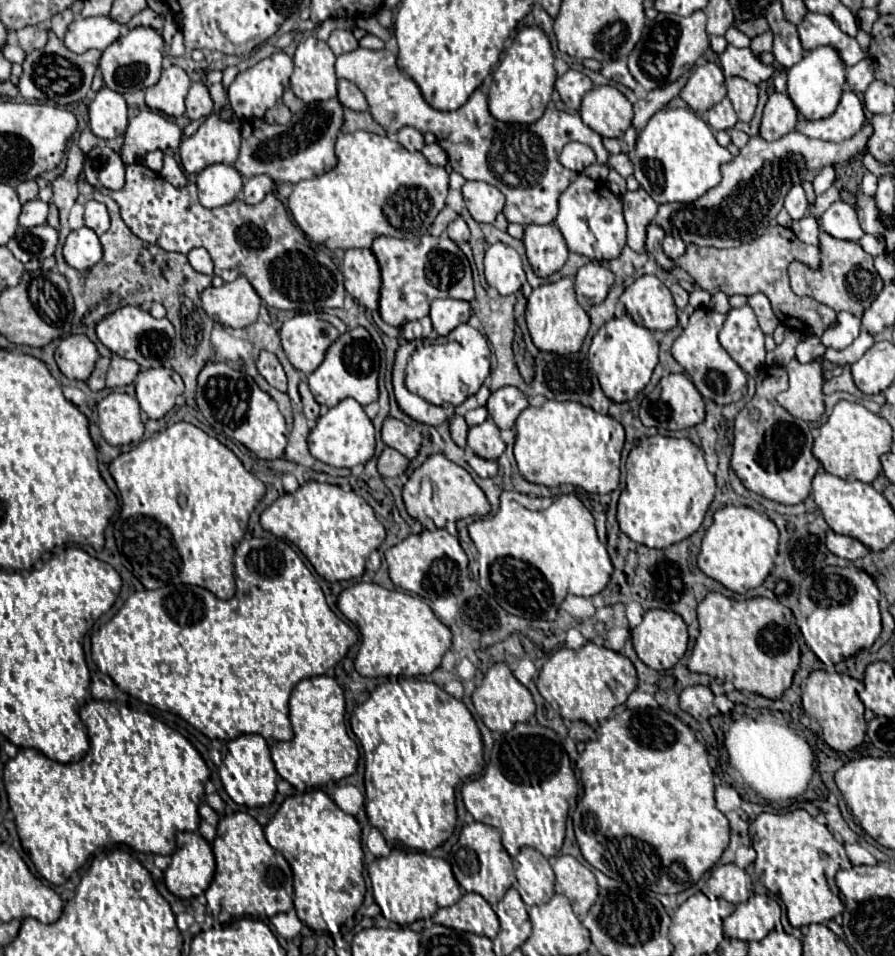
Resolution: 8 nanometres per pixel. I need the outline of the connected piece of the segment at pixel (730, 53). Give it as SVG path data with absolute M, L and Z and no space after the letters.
M731 43L723 53L719 53L719 63L725 75L737 75L751 83L761 83L773 77L775 67L765 67L757 55L751 51L751 47L733 47Z

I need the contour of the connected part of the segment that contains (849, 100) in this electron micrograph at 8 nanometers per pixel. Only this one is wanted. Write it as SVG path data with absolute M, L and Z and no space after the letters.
M845 91L833 115L819 119L819 121L803 121L801 133L805 133L811 139L839 143L839 141L853 137L863 127L865 121L867 117L865 117L863 103L853 91Z

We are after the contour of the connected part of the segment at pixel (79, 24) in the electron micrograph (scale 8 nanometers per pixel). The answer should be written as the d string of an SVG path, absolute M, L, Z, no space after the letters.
M87 17L75 19L65 33L65 47L73 53L85 53L89 49L107 49L119 39L119 25L109 17Z

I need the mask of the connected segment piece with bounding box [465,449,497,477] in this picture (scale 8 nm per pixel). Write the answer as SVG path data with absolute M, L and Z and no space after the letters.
M467 449L467 455L465 455L467 463L473 467L473 471L479 475L479 477L493 477L497 473L497 461L487 461L487 459L481 459L477 457L475 453L471 453Z

